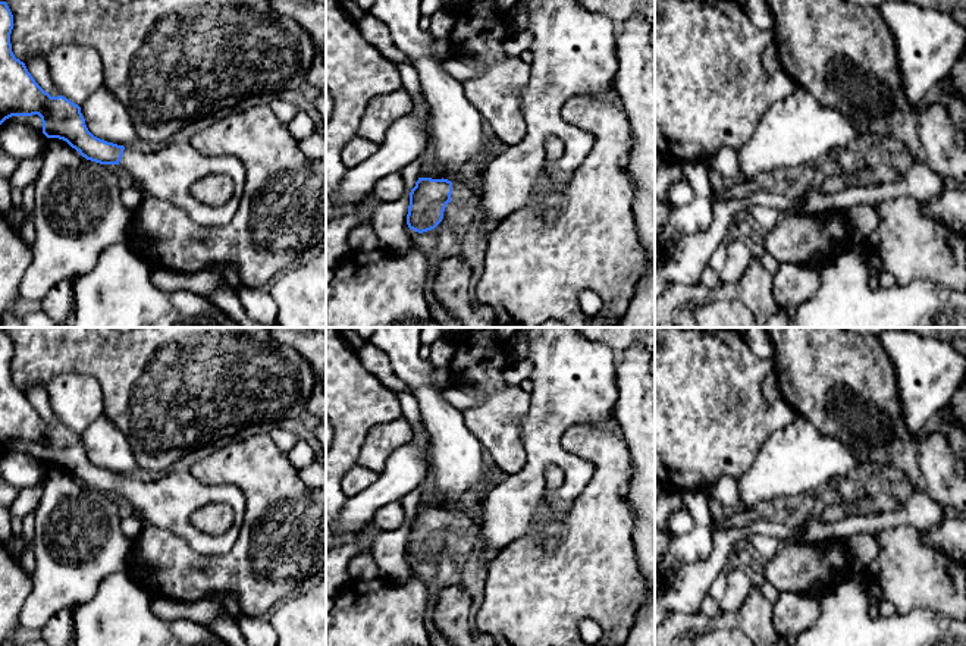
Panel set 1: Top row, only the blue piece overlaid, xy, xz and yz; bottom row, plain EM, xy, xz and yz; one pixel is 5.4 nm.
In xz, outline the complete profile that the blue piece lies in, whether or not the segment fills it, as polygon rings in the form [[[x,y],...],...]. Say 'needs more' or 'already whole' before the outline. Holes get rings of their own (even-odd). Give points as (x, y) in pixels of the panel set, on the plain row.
needs more | [[[523,327],[520,332],[530,342],[529,360],[533,371],[529,379],[534,385],[520,420],[524,465],[518,473],[509,474],[498,486],[486,490],[470,511],[418,507],[410,521],[407,543],[408,556],[418,562],[435,558],[442,551],[445,536],[451,530],[461,534],[476,533],[477,540],[486,548],[482,555],[486,567],[499,552],[523,537],[534,537],[546,554],[555,554],[559,539],[565,534],[561,517],[593,476],[593,464],[565,451],[561,436],[571,426],[593,426],[614,414],[618,398],[615,351],[606,344],[586,338],[577,327]],[[549,465],[559,467],[565,474],[564,484],[552,492],[545,483],[545,471]],[[543,502],[552,508],[552,523],[540,531],[533,531],[534,511]]]

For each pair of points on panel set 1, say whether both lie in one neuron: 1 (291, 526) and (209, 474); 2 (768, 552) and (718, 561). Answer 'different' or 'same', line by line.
1: same
2: different

